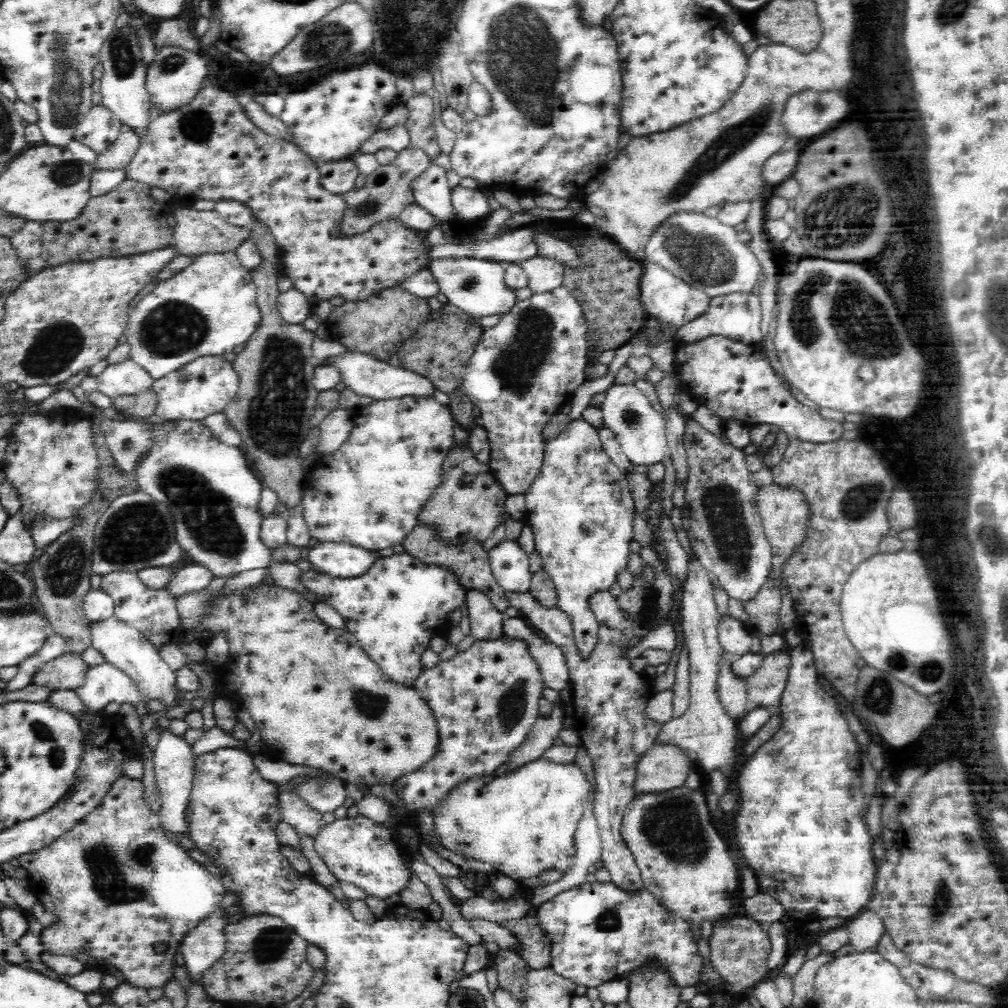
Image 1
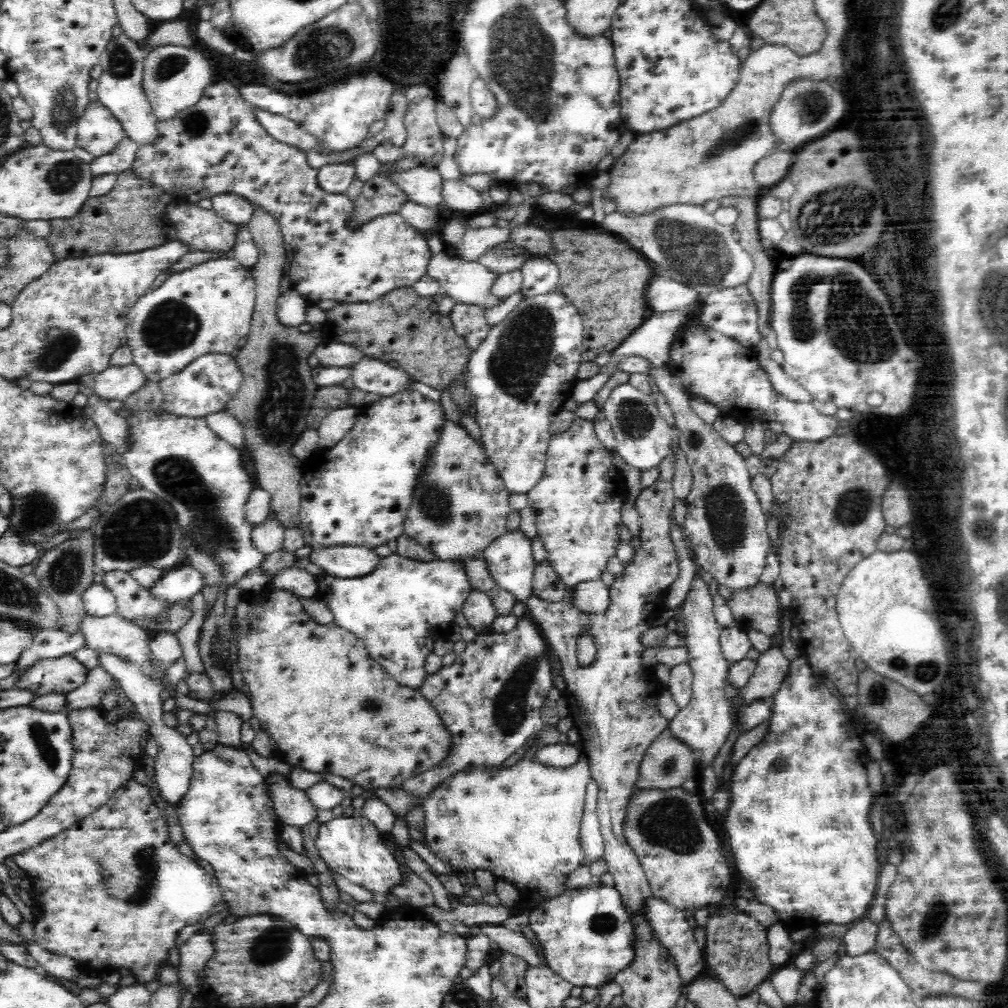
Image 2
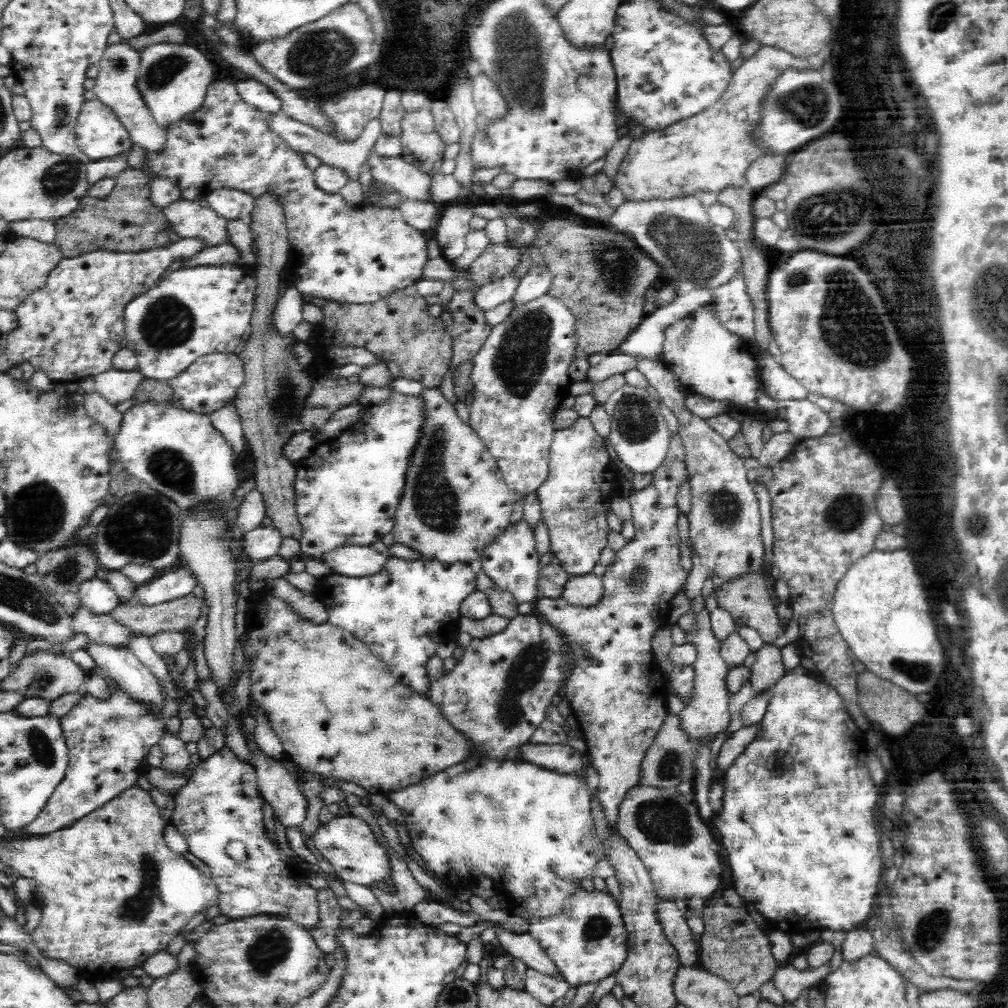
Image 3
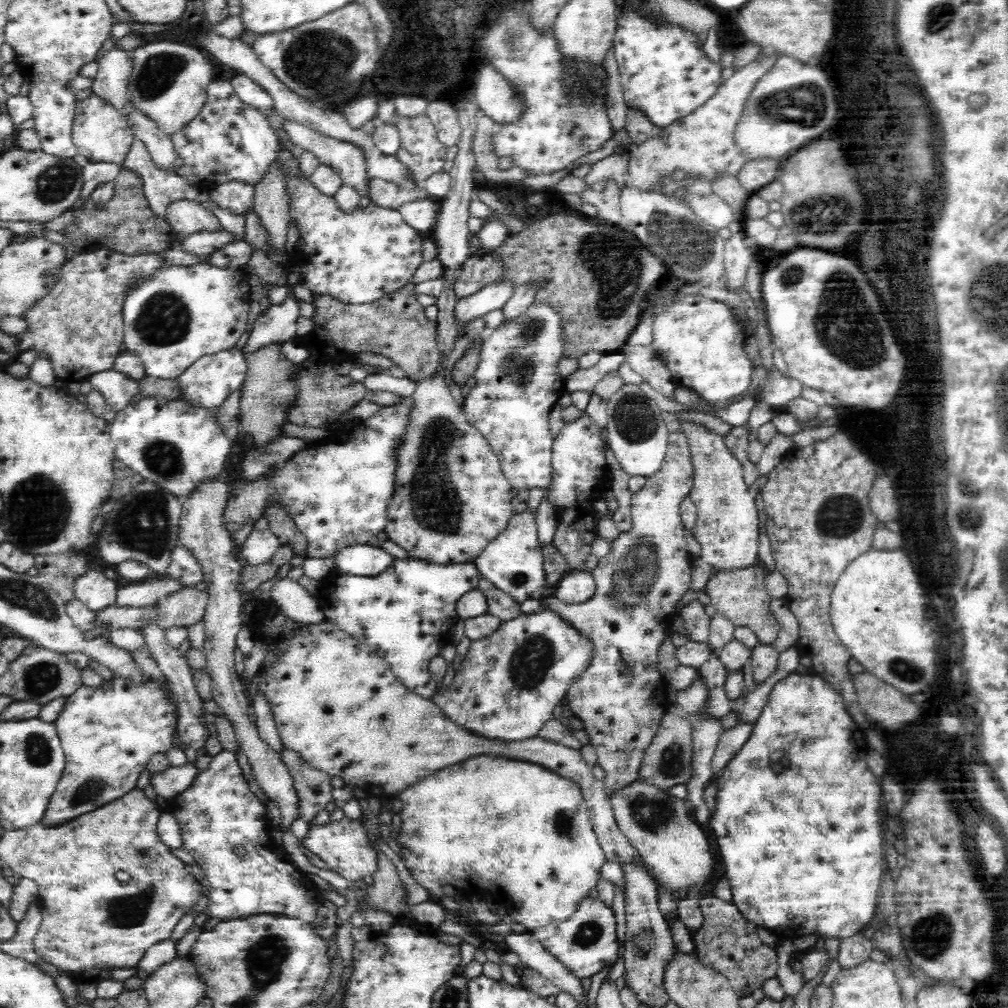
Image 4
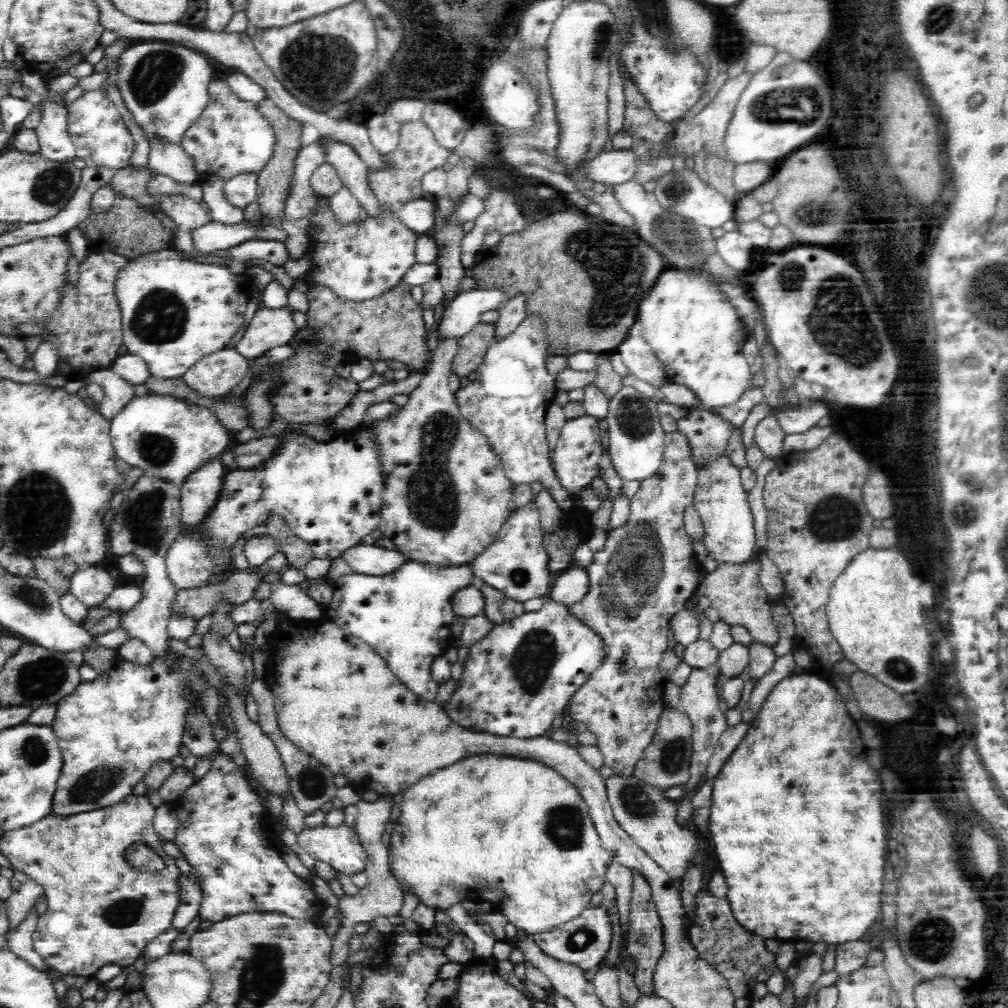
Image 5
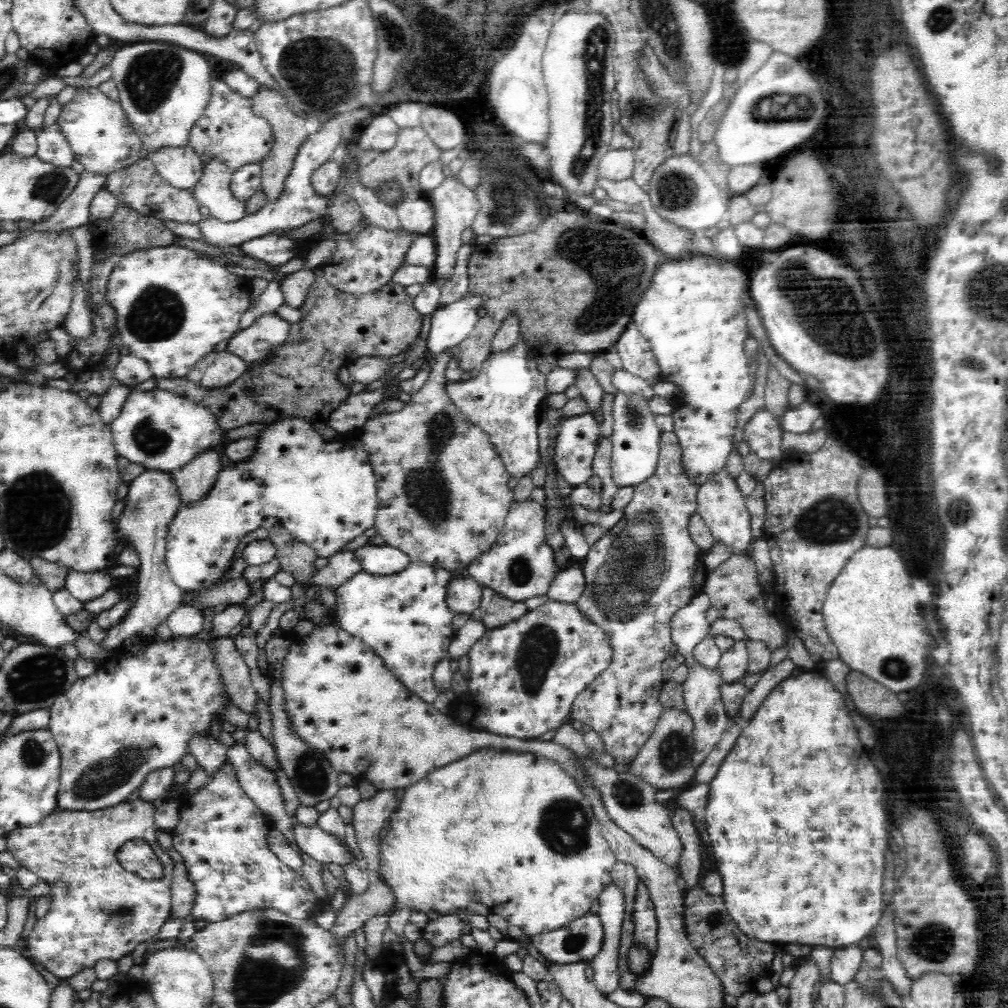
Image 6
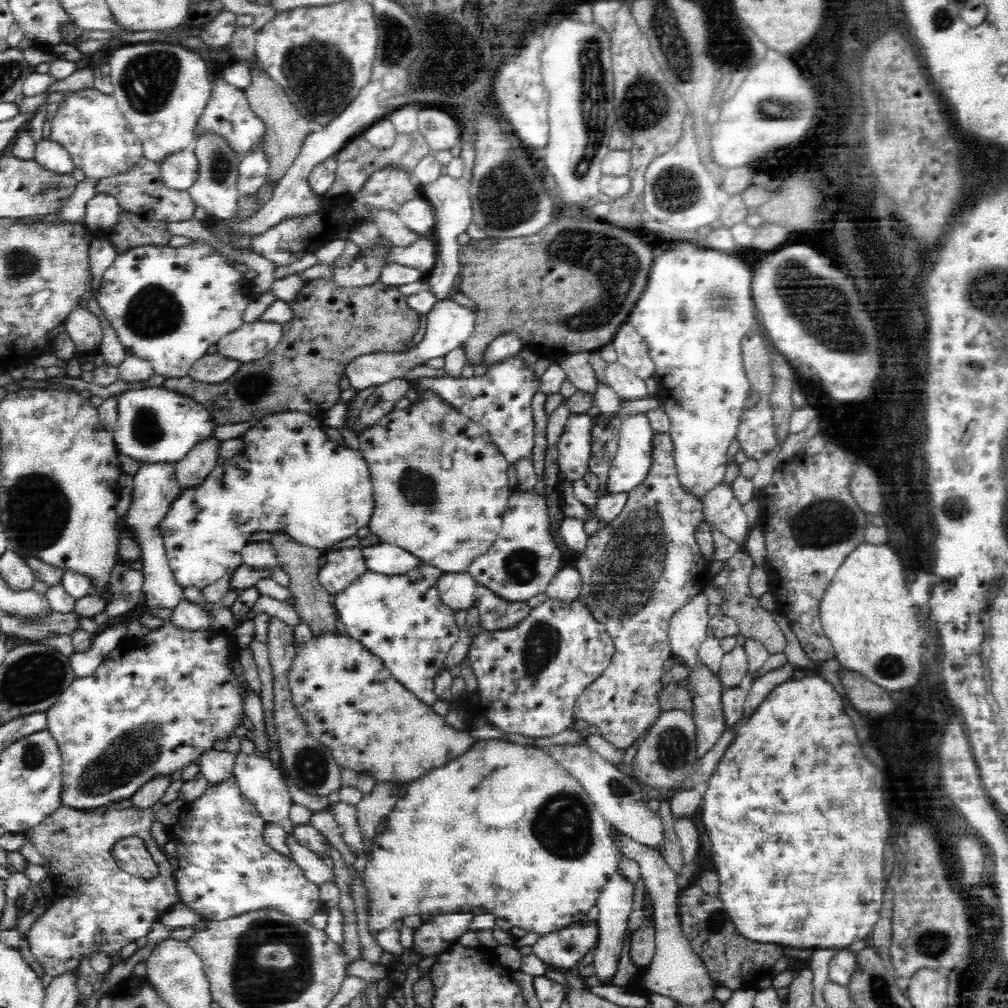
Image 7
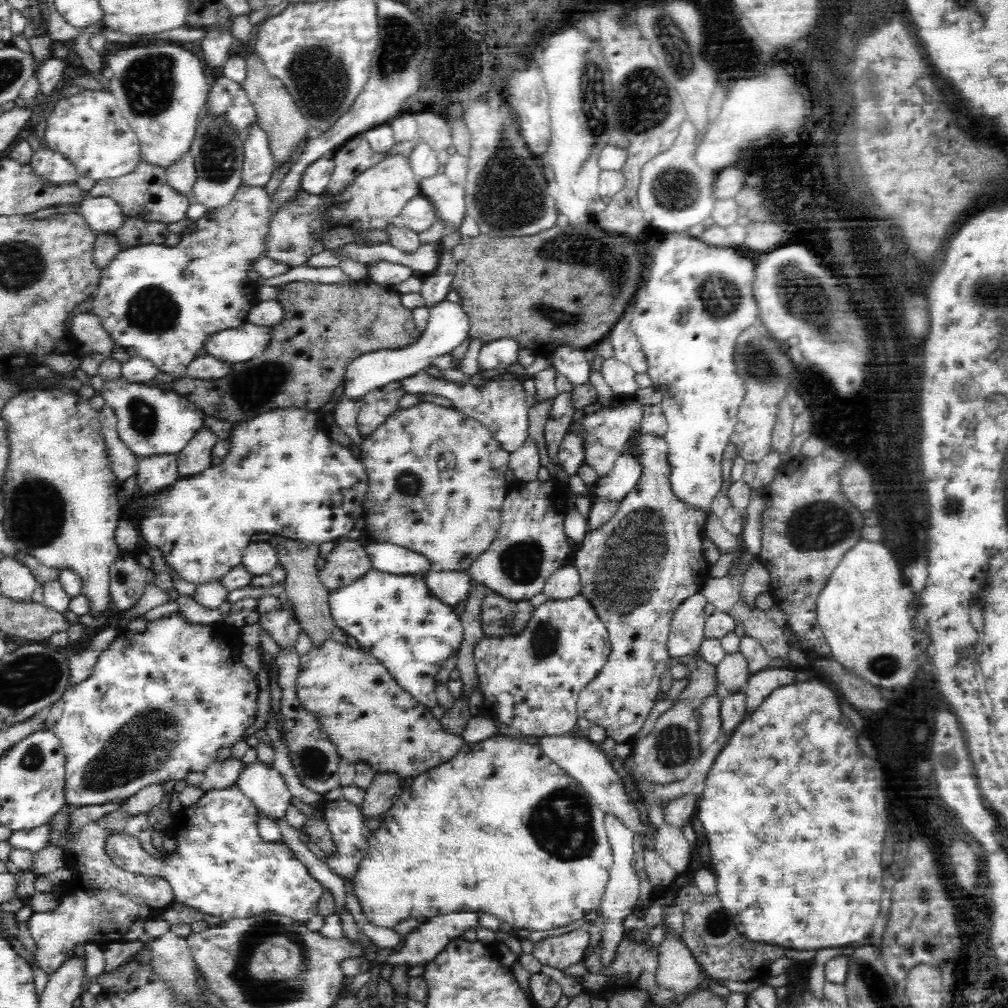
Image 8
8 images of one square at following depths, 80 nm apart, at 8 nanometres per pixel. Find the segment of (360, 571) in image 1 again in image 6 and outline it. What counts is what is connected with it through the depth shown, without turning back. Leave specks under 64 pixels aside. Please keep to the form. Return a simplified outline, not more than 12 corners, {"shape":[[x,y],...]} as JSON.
{"shape":[[388,544],[354,550],[362,570],[375,575],[398,573],[411,563]]}

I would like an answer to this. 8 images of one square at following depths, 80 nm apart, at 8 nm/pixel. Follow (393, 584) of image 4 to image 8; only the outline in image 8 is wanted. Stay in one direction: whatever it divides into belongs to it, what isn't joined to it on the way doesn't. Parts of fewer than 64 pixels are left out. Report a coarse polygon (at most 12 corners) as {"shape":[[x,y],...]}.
{"shape":[[422,573],[329,592],[334,623],[428,708],[464,629]]}

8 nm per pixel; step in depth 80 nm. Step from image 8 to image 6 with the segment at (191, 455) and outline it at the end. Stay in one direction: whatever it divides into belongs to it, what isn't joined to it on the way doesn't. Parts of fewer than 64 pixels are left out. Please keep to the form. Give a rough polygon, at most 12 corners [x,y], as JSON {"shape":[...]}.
{"shape":[[219,448],[173,473],[181,502],[198,502],[220,472]]}

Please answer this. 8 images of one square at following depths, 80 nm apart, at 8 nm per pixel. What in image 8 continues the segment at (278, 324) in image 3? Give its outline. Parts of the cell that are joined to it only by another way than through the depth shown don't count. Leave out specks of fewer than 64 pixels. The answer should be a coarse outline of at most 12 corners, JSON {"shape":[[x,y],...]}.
{"shape":[[246,320],[210,334],[200,353],[230,364],[264,352],[270,327]]}

